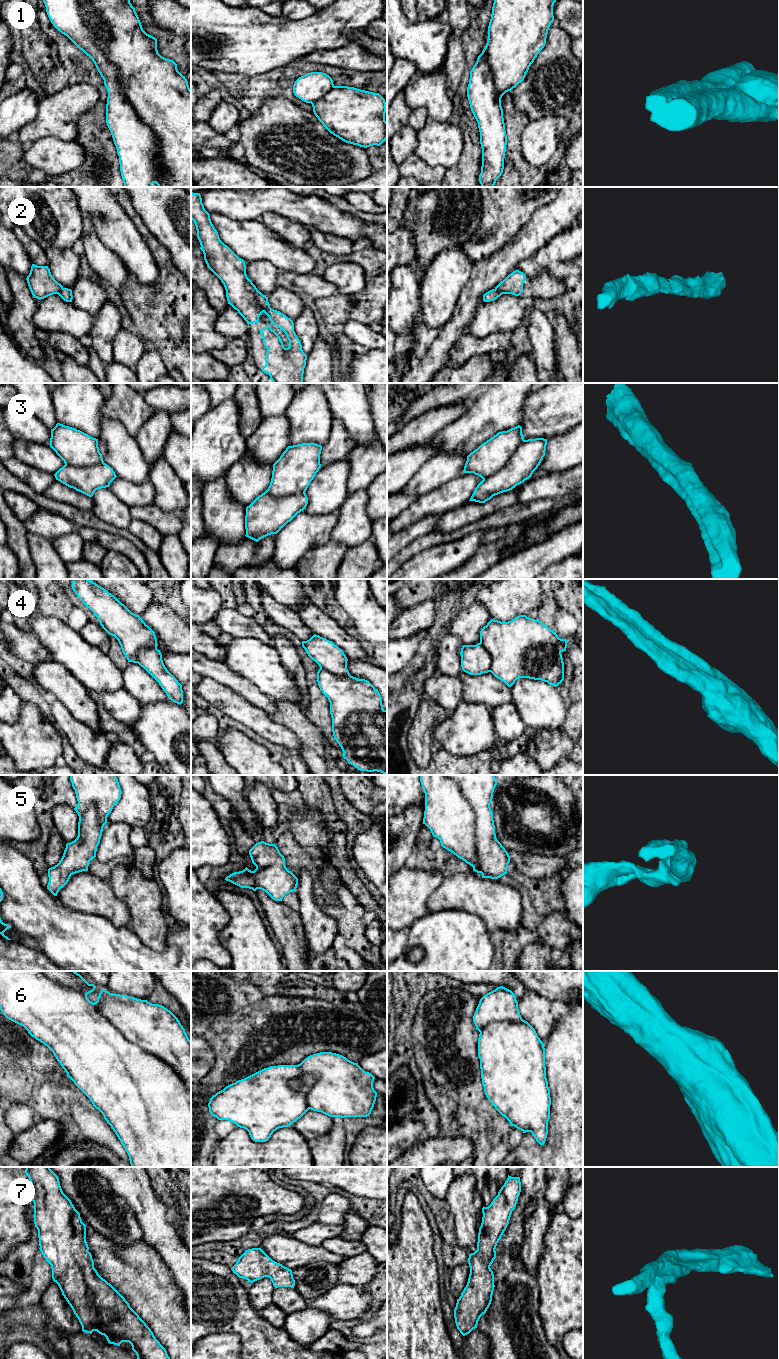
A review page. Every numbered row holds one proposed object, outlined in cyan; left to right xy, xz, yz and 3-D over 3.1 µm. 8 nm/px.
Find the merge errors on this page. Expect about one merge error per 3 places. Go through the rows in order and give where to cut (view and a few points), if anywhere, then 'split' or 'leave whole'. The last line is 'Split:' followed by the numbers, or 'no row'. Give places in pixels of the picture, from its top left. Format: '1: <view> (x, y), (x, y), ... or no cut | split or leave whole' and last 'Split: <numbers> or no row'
1: no cut | leave whole
2: no cut | leave whole
3: yz (524, 440), (513, 455), (496, 472), (483, 479) | split
4: no cut | leave whole
5: no cut | leave whole
6: no cut | leave whole
7: no cut | leave whole
Split: 3

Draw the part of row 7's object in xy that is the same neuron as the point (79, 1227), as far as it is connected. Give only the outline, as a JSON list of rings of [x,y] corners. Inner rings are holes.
[[[26,1167],[32,1188],[32,1201],[34,1203],[34,1224],[38,1230],[40,1251],[46,1261],[51,1265],[52,1279],[56,1282],[62,1295],[78,1318],[82,1331],[92,1334],[97,1331],[104,1335],[110,1344],[120,1346],[122,1342],[129,1342],[137,1359],[170,1359],[166,1349],[156,1339],[151,1329],[130,1307],[125,1298],[94,1268],[94,1261],[86,1242],[86,1225],[82,1222],[80,1213],[75,1209],[71,1200],[63,1193],[58,1176],[50,1167]]]

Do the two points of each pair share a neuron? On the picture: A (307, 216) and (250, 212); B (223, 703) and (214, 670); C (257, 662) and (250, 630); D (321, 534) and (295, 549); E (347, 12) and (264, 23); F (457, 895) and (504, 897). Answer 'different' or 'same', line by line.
A: same
B: different
C: same
D: same
E: same
F: same

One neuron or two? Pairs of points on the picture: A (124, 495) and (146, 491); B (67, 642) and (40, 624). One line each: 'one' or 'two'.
A: one
B: one

